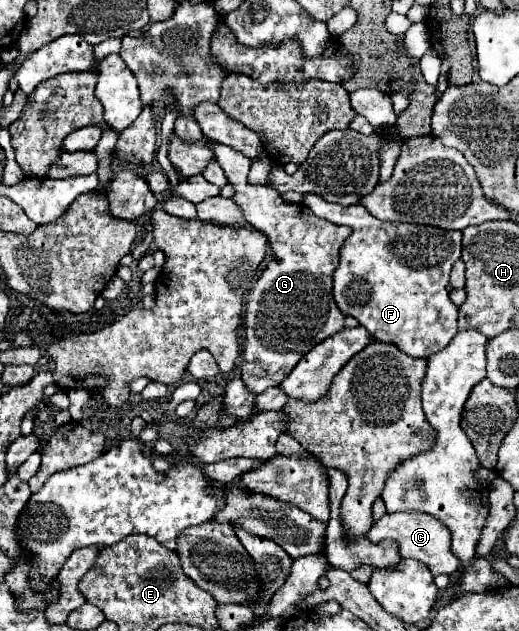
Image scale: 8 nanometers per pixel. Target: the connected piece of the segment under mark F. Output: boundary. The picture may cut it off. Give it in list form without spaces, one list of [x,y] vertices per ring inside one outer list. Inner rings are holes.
[[[316,194],[304,196],[304,204],[316,216],[352,228],[350,238],[346,238],[342,244],[340,262],[334,270],[334,300],[340,312],[344,316],[354,316],[372,334],[374,340],[396,344],[408,356],[428,358],[430,354],[444,350],[458,332],[458,308],[448,298],[448,278],[452,264],[460,258],[462,234],[456,230],[440,230],[422,224],[382,222],[368,214],[360,204],[336,206],[324,202],[324,198]]]

